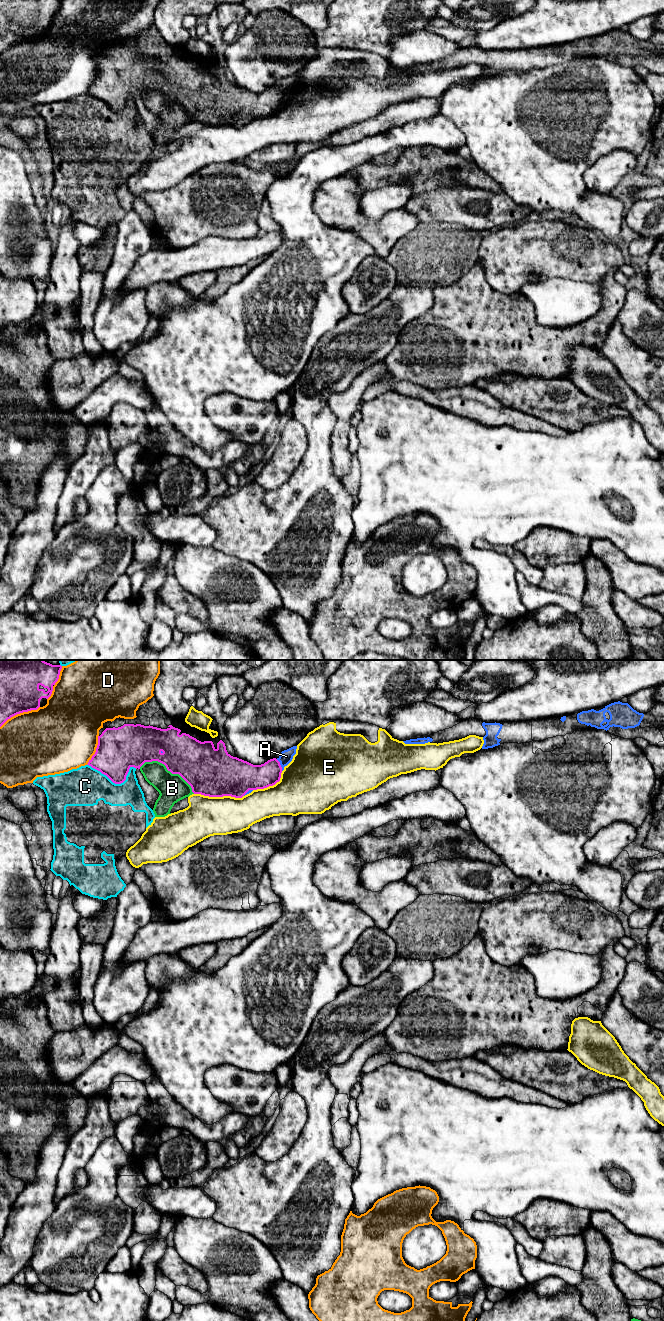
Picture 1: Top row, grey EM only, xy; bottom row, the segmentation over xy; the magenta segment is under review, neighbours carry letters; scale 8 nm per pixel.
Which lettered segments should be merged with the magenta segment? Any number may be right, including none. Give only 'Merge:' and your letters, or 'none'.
Merge: A

